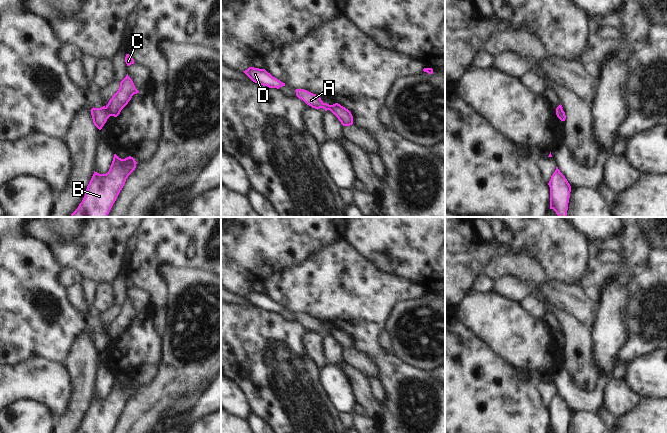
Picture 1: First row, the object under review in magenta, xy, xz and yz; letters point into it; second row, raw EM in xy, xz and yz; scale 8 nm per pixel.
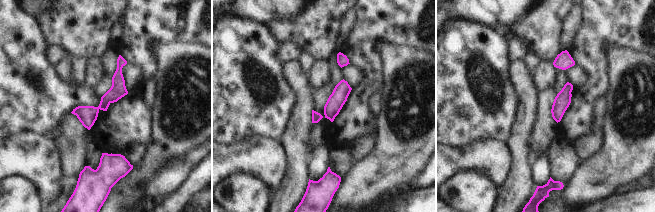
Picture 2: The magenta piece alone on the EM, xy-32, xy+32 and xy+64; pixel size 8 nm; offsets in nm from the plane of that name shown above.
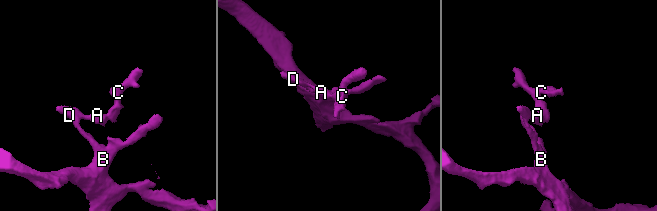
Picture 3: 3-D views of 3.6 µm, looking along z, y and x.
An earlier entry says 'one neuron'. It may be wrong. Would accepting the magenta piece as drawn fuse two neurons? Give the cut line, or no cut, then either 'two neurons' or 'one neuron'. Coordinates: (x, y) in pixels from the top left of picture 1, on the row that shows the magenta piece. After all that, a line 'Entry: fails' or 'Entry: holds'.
cut in xy along (105, 107), (110, 115); two neurons
Entry: fails

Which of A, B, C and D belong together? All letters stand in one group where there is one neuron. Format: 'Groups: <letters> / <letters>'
Groups: A B D / C

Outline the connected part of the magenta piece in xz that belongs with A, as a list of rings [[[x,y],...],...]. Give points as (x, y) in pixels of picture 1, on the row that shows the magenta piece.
[[[296,89],[296,96],[303,100],[307,105],[315,109],[323,108],[325,111],[330,110],[331,105],[324,103],[321,98],[304,89]]]

